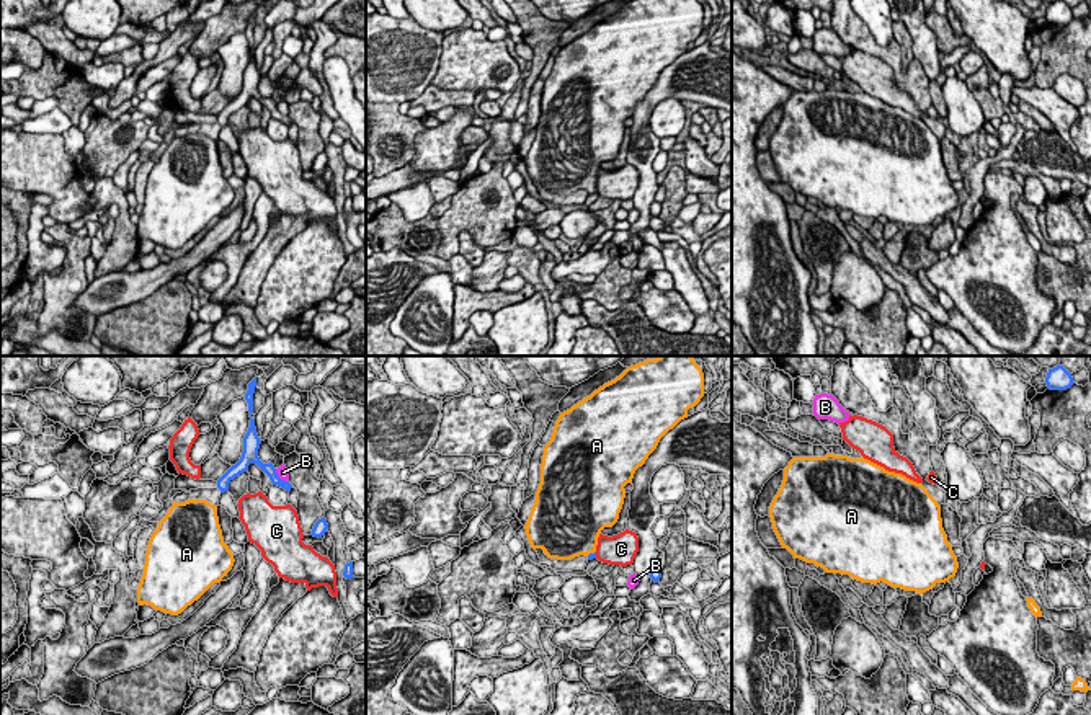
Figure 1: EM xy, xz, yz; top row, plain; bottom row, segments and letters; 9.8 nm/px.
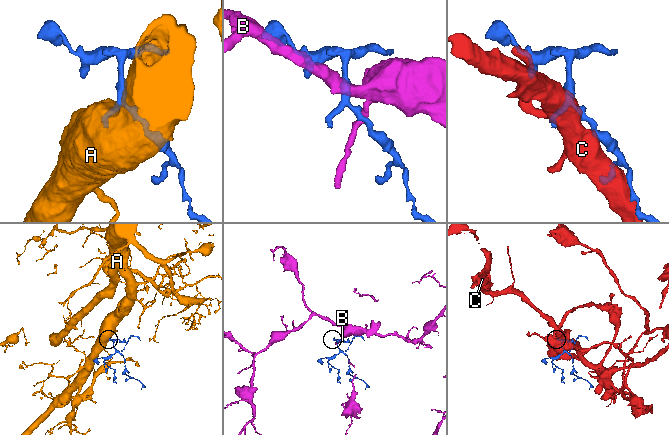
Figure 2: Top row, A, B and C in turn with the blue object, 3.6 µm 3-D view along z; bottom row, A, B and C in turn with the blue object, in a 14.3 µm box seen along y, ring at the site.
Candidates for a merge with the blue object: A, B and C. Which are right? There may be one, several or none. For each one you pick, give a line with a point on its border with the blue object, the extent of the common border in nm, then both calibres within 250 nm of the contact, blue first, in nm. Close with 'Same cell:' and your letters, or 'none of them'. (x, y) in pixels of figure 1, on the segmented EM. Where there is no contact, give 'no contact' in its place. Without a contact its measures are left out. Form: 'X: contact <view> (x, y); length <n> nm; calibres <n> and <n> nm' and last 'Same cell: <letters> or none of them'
A: contact xz (590, 554); length 110 nm; calibres 60 and 440 nm
Same cell: A

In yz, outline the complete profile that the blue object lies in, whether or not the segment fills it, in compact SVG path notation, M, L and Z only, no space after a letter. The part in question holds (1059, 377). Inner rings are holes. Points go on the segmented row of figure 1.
M1058 364L1057 367L1049 369L1045 384L1050 390L1067 390L1075 382L1071 374L1063 366Z

